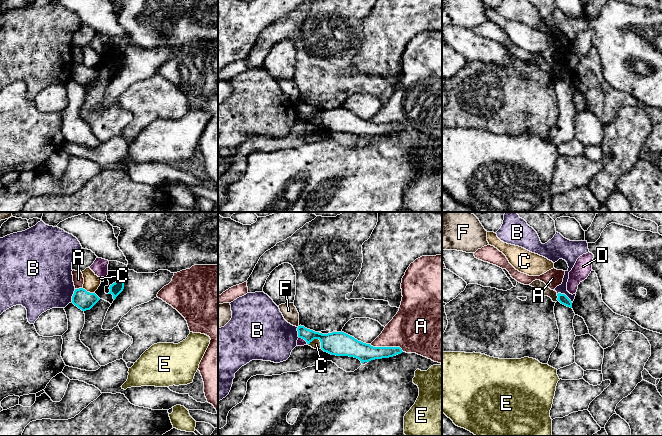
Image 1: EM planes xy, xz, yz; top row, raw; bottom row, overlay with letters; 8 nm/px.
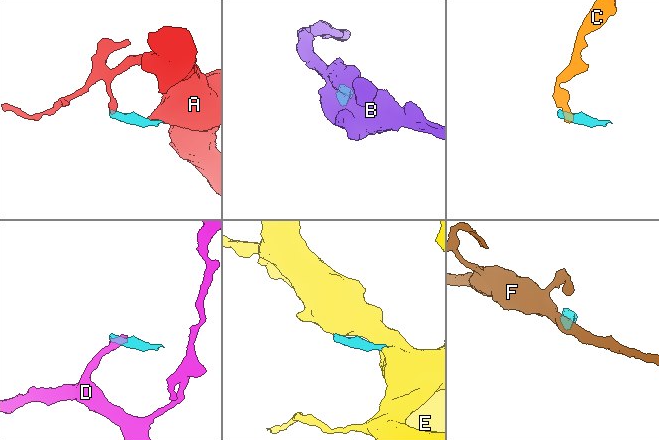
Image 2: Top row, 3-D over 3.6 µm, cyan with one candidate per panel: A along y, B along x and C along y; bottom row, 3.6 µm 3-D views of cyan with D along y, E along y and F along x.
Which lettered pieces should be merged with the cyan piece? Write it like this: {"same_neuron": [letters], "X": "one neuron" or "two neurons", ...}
{"same_neuron": ["E"], "A": "two neurons", "B": "two neurons", "C": "two neurons", "D": "two neurons", "E": "one neuron", "F": "two neurons"}

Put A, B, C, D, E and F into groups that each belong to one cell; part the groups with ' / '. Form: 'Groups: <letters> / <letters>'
Groups: A / B / C / D / E / F

